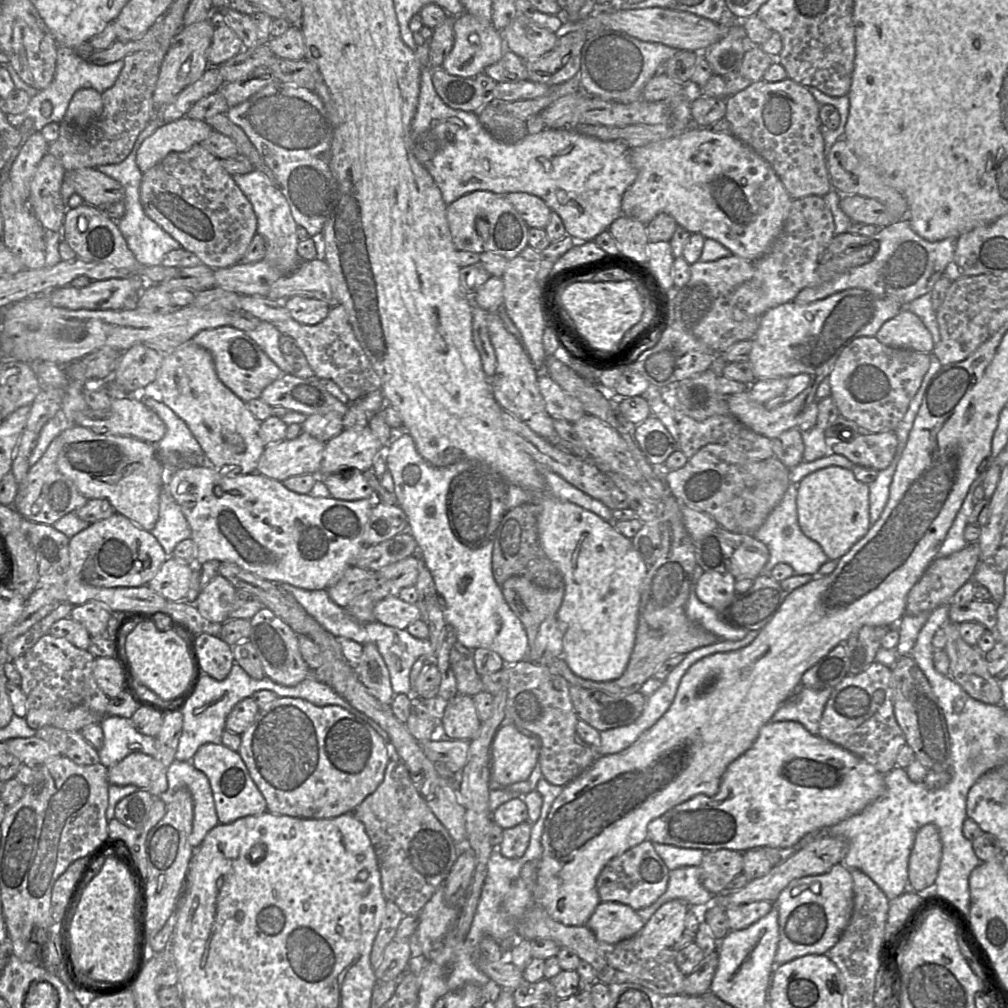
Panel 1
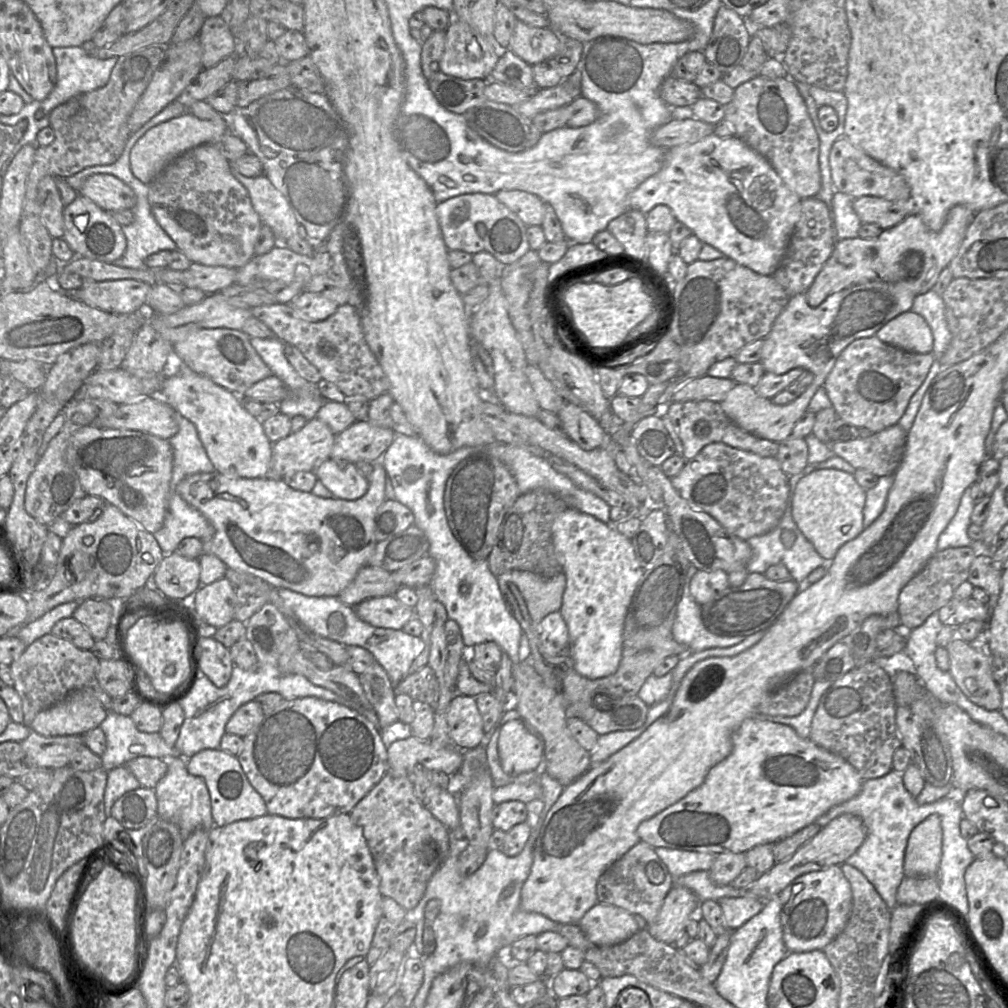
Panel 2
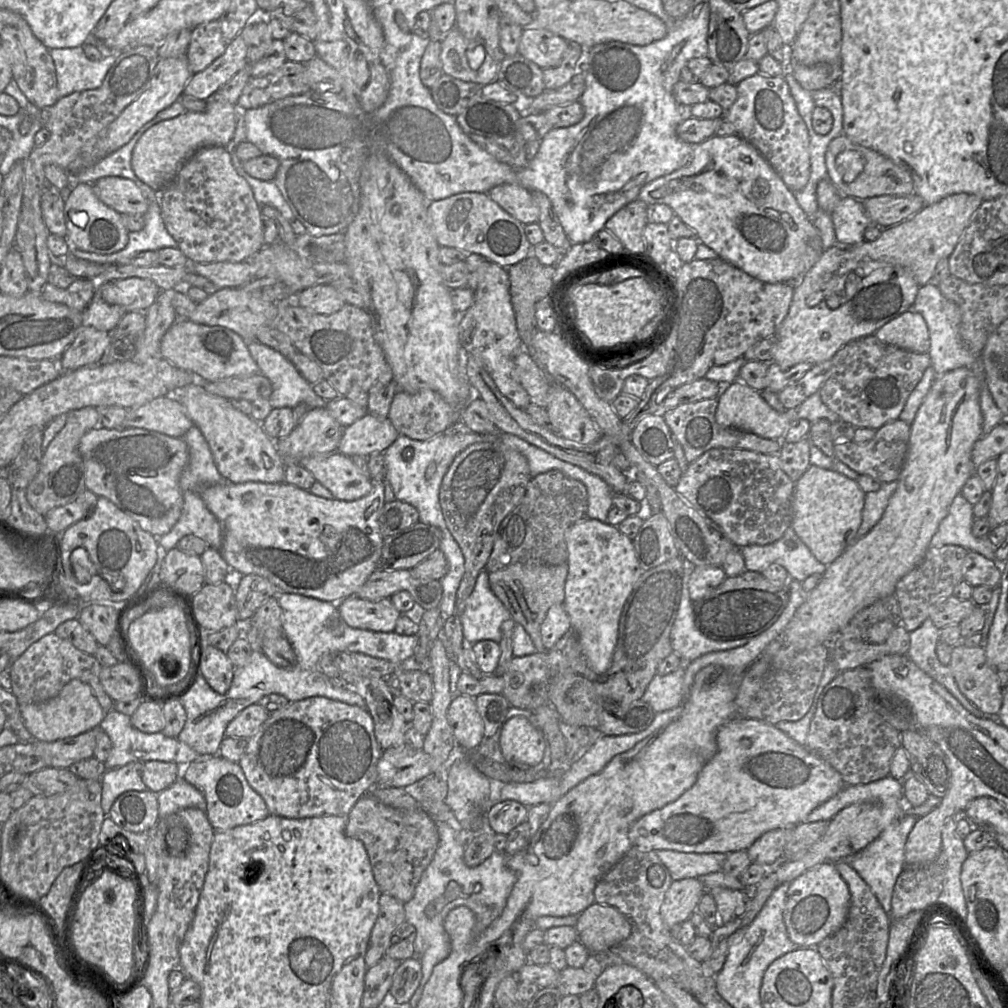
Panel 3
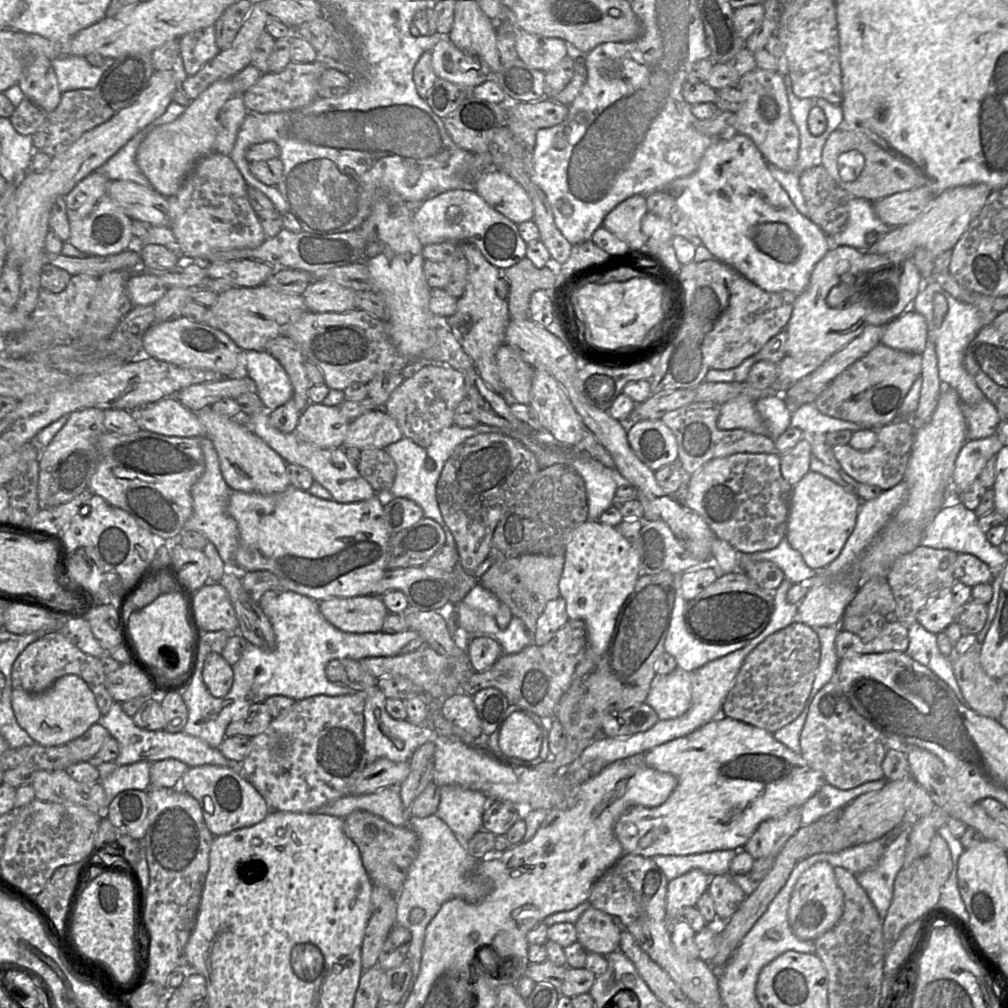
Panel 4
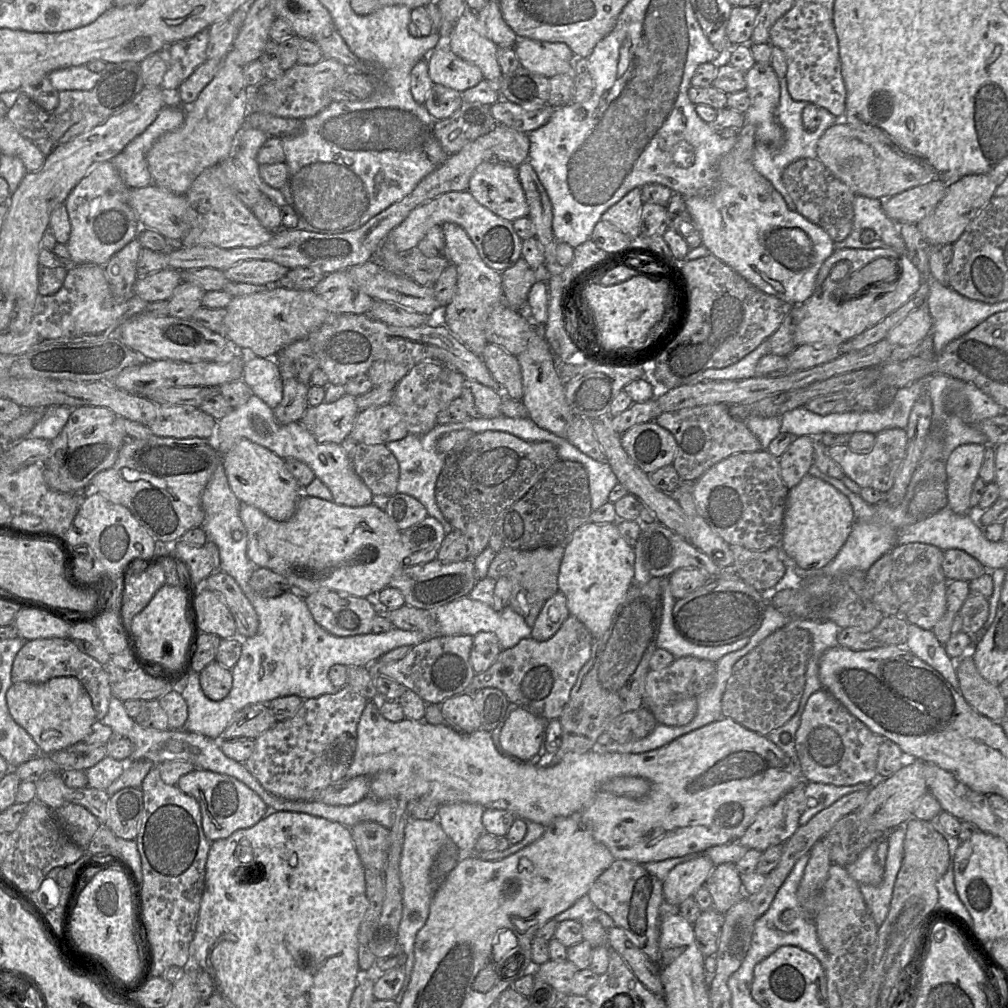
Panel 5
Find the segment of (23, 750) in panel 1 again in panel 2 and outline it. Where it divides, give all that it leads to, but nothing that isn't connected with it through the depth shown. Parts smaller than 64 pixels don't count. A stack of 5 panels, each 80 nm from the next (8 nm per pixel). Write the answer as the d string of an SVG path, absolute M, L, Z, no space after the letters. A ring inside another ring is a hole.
M33 731L20 743L28 764L50 769L69 765L74 752L84 744L83 735L46 737Z

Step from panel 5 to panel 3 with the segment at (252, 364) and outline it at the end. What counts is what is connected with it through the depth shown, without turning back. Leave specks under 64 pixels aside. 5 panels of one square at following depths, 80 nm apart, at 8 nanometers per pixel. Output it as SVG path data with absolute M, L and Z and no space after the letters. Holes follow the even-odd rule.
M252 341L248 350L259 367L259 373L269 379L272 393L268 401L273 408L294 408L304 403L309 409L325 407L327 401L318 396L290 360L280 352Z

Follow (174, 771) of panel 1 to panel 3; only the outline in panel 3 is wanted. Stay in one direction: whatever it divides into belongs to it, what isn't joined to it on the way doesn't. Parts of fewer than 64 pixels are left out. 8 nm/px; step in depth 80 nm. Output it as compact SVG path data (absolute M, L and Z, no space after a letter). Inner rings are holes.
M182 777L158 793L157 798L159 819L186 808L198 808L206 813L207 805L203 794Z

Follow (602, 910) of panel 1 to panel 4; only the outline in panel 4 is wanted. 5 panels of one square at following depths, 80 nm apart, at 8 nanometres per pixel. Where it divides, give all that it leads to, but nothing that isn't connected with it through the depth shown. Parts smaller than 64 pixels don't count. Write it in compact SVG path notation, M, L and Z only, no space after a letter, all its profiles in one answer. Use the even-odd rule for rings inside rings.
M594 907L588 908L575 923L578 942L589 952L608 955L618 950L622 930L614 923L613 916Z

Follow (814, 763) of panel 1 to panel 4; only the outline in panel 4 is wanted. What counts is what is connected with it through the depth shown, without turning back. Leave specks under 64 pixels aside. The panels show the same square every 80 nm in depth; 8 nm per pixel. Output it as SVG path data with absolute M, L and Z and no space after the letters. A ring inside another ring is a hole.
M718 716L690 734L658 745L638 756L642 759L642 763L644 763L645 766L661 772L670 773L677 779L676 788L663 804L657 807L634 806L621 815L614 826L615 836L621 843L624 854L640 855L646 858L652 858L655 855L689 855L717 850L739 851L743 849L761 822L778 817L794 806L803 806L826 784L822 773L812 769L801 755L795 754L778 742L773 737L773 734L725 716Z

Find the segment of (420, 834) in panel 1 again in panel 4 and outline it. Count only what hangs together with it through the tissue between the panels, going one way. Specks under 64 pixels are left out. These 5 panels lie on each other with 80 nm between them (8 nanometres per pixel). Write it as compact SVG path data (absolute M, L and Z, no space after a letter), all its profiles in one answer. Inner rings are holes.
M357 810L345 818L344 831L359 848L363 866L372 884L382 886L397 895L418 854L419 839L414 830L407 824L395 826L380 816Z

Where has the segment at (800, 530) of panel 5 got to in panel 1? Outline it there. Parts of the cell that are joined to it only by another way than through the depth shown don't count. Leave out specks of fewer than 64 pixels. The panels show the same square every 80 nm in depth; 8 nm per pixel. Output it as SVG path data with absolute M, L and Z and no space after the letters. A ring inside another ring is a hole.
M838 466L816 470L798 483L796 509L802 532L821 546L829 560L839 560L871 527L869 485Z

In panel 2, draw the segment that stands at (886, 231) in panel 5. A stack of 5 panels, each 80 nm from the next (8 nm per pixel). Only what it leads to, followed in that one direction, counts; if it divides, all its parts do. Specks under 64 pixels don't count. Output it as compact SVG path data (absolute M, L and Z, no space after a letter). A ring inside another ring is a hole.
M835 192L831 211L837 240L857 238L862 222L853 210L853 198L841 192Z

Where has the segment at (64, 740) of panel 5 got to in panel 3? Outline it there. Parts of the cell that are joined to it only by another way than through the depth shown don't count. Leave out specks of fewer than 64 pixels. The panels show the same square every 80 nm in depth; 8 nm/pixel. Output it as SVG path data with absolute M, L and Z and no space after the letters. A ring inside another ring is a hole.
M79 679L69 681L60 693L45 702L21 704L20 715L34 740L53 742L75 737L99 727L105 714L91 687Z

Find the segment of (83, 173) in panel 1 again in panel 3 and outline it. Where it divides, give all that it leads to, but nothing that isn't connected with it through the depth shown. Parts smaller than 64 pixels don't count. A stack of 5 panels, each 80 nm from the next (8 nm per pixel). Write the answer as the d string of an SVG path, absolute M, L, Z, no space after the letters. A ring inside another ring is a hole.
M104 177L93 183L96 197L119 214L141 215L148 209L148 201L140 188L129 179Z

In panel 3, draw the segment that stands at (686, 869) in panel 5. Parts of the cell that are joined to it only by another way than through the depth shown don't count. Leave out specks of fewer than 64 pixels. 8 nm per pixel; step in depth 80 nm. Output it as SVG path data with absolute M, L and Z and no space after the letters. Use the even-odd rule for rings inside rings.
M698 878L673 881L668 888L660 914L664 926L670 929L688 920L697 910L702 896L709 892Z

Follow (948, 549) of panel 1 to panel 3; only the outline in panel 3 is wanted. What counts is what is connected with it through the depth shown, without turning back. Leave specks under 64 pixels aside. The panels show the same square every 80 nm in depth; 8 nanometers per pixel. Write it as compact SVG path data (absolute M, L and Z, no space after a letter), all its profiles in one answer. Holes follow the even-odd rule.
M958 494L954 498L947 516L940 522L936 533L933 535L930 547L941 548L945 545L958 545L970 552L977 552L990 560L995 560L996 548L989 543L986 537L977 538L972 534L972 524L975 520L973 507L961 494Z

